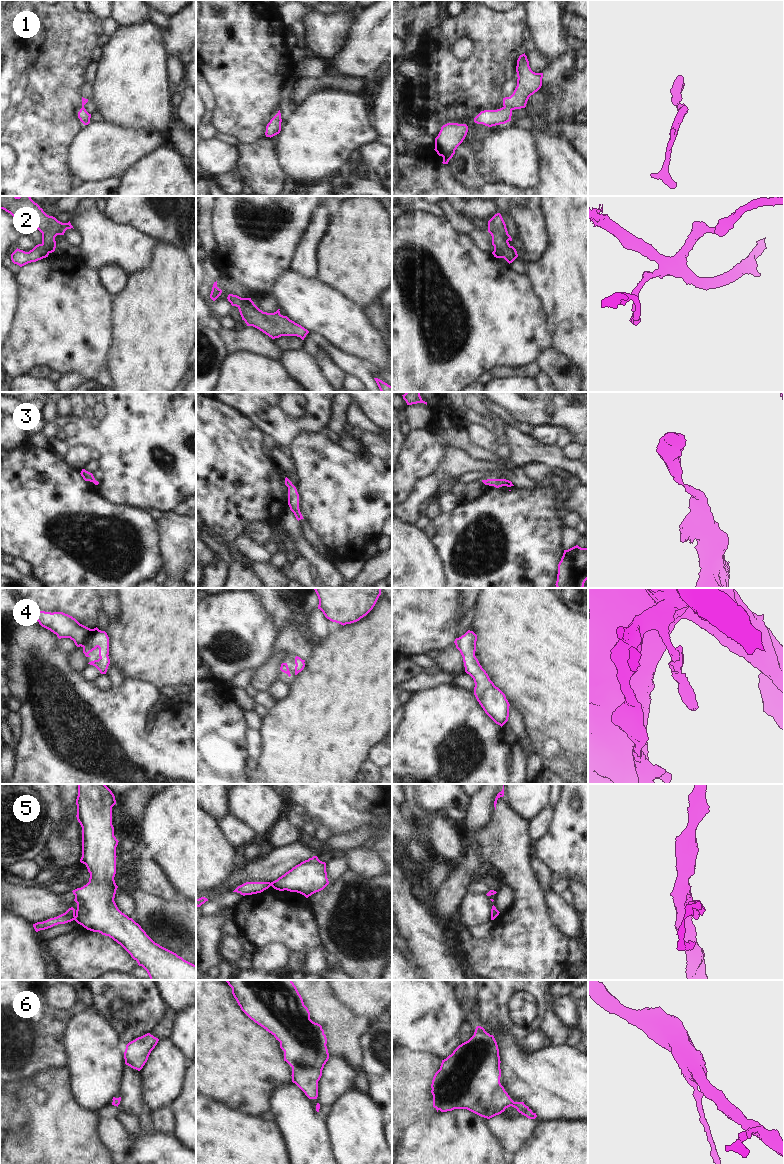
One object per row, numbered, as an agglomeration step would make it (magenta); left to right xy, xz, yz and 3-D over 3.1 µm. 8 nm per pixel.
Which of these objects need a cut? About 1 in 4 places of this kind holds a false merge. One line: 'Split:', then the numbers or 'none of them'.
Split: 5.

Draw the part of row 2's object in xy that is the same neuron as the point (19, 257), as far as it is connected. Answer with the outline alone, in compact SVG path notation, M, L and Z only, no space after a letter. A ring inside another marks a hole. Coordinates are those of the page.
M0 196L0 209L10 213L14 219L25 222L42 233L42 243L29 252L16 249L11 260L20 267L48 257L55 251L57 235L64 235L67 229L73 228L70 221L62 223L55 217L47 215L30 196ZM73 228L74 229L74 228Z

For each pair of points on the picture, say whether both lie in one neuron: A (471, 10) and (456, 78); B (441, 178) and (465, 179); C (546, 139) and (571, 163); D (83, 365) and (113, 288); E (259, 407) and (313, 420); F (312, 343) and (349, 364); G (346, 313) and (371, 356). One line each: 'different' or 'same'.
A: same
B: different
C: same
D: different
E: same
F: same
G: same

